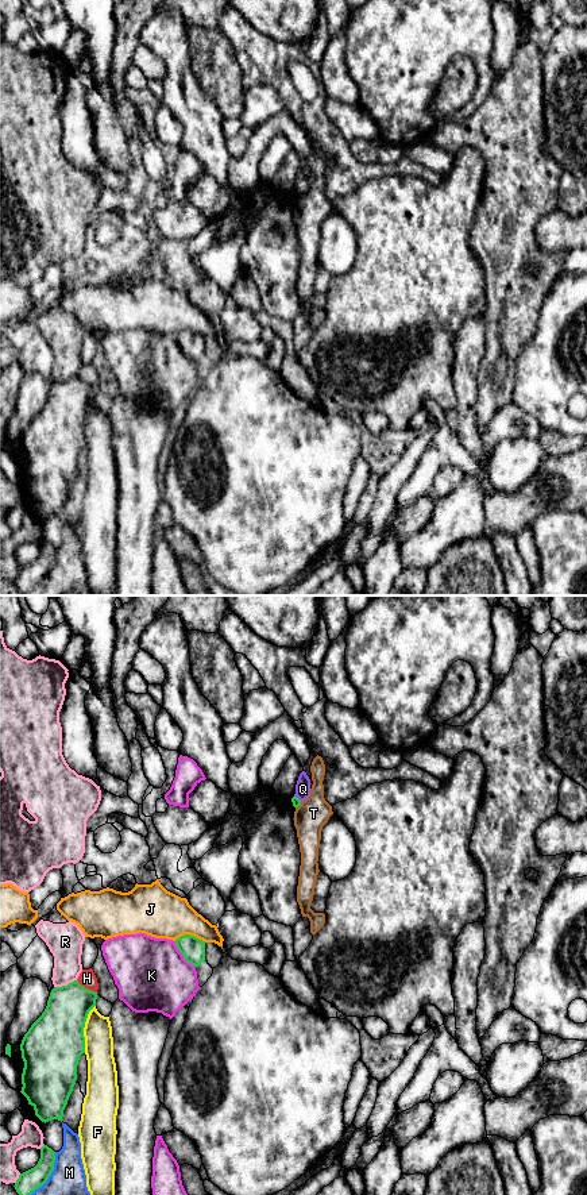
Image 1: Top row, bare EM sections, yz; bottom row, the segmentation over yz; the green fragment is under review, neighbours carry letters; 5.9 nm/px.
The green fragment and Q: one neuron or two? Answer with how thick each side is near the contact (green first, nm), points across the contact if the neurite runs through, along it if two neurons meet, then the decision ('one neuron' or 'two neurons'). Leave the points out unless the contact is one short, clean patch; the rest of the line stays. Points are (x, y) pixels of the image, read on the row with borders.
50/100 nm | along yz (294, 794), (301, 801) | two neurons

